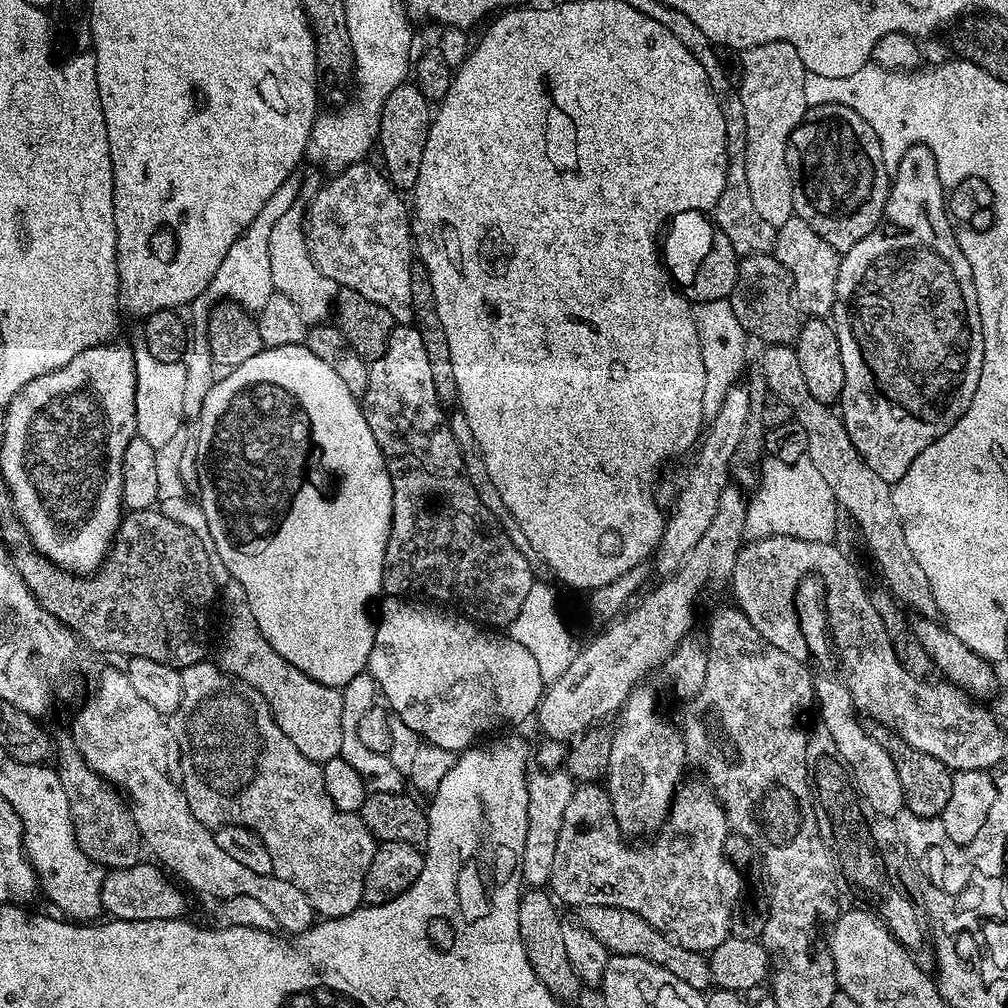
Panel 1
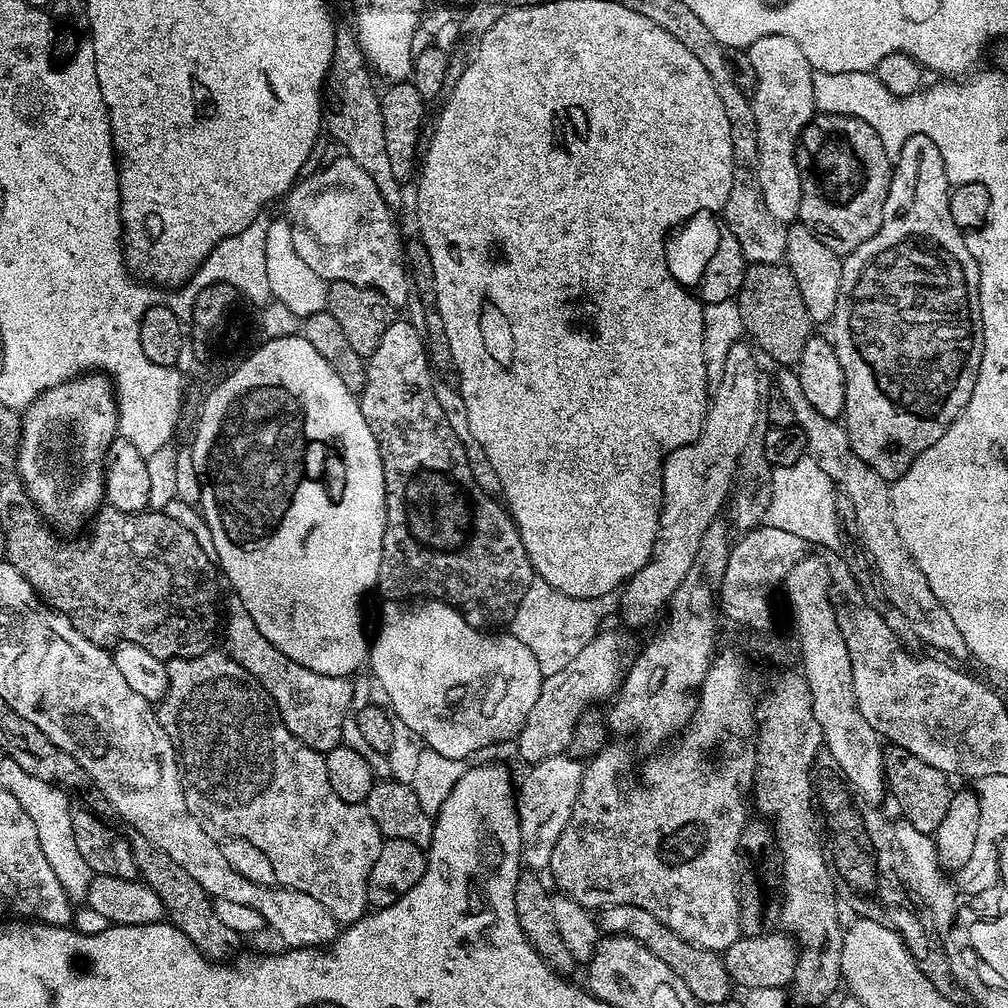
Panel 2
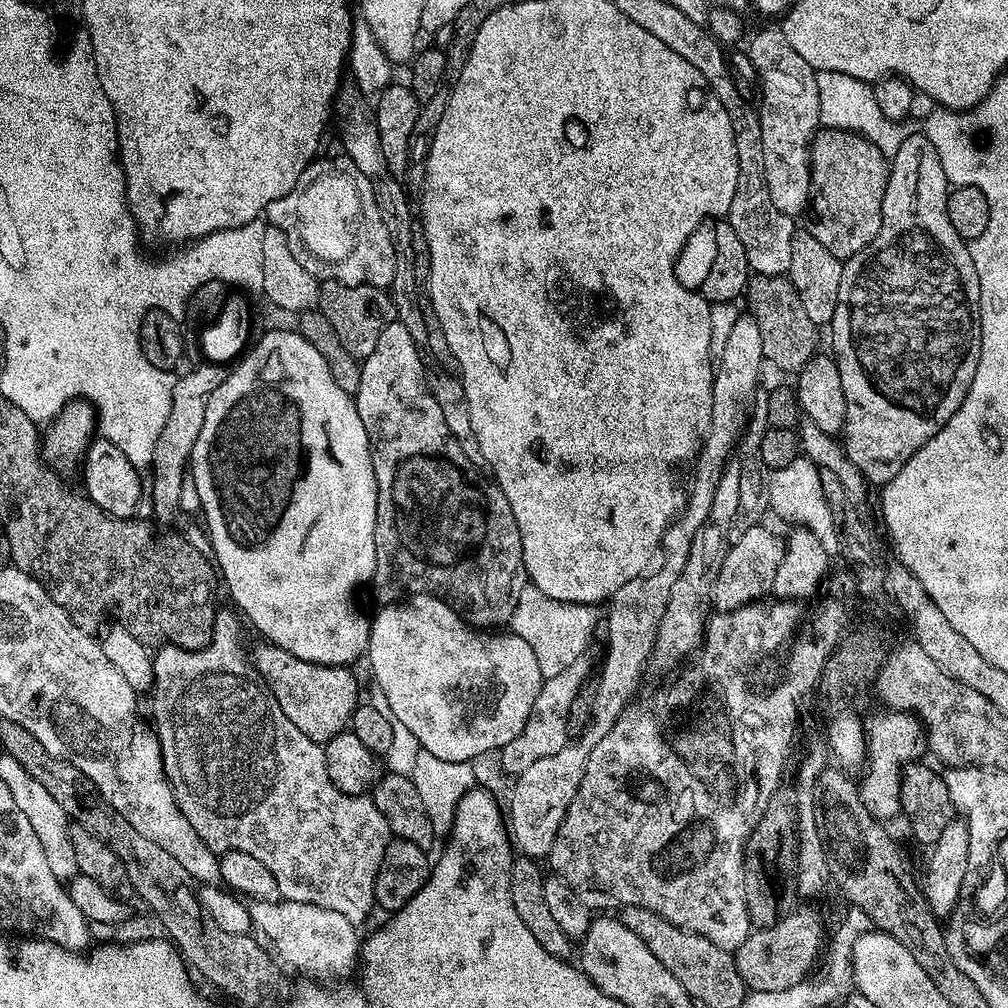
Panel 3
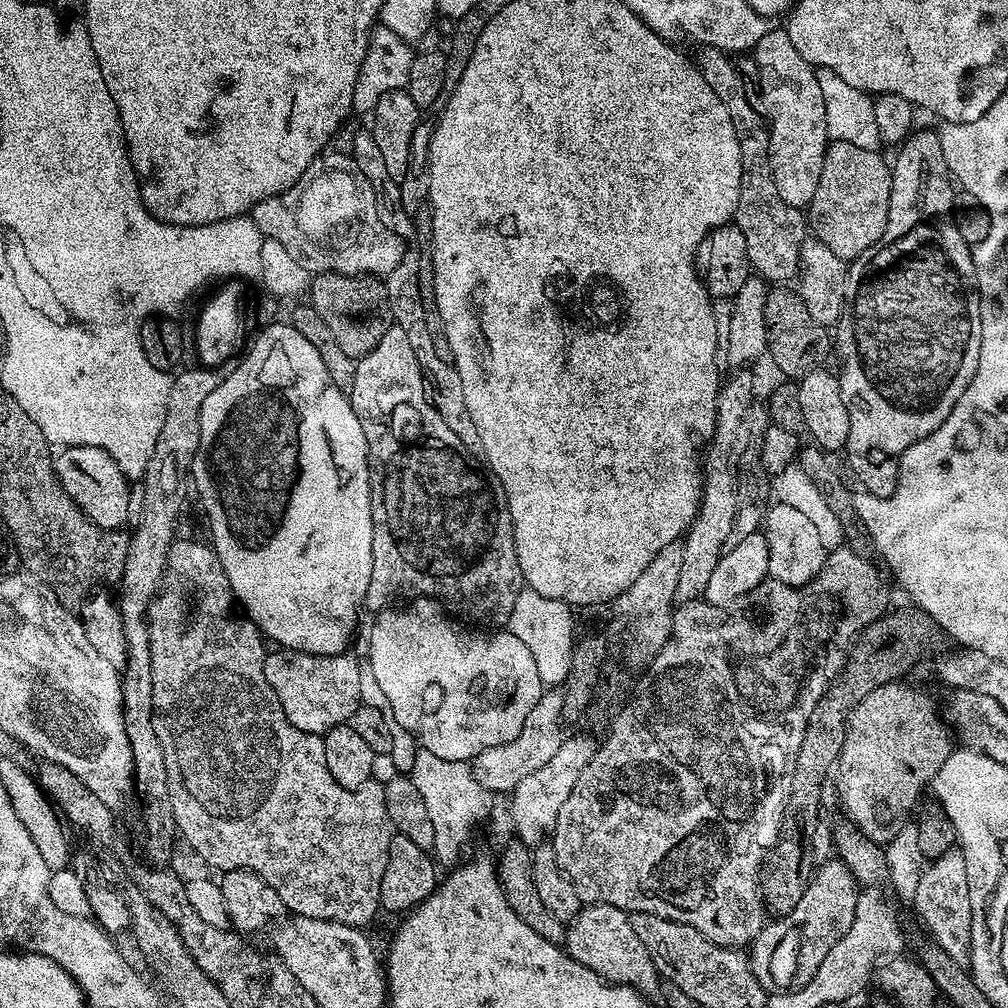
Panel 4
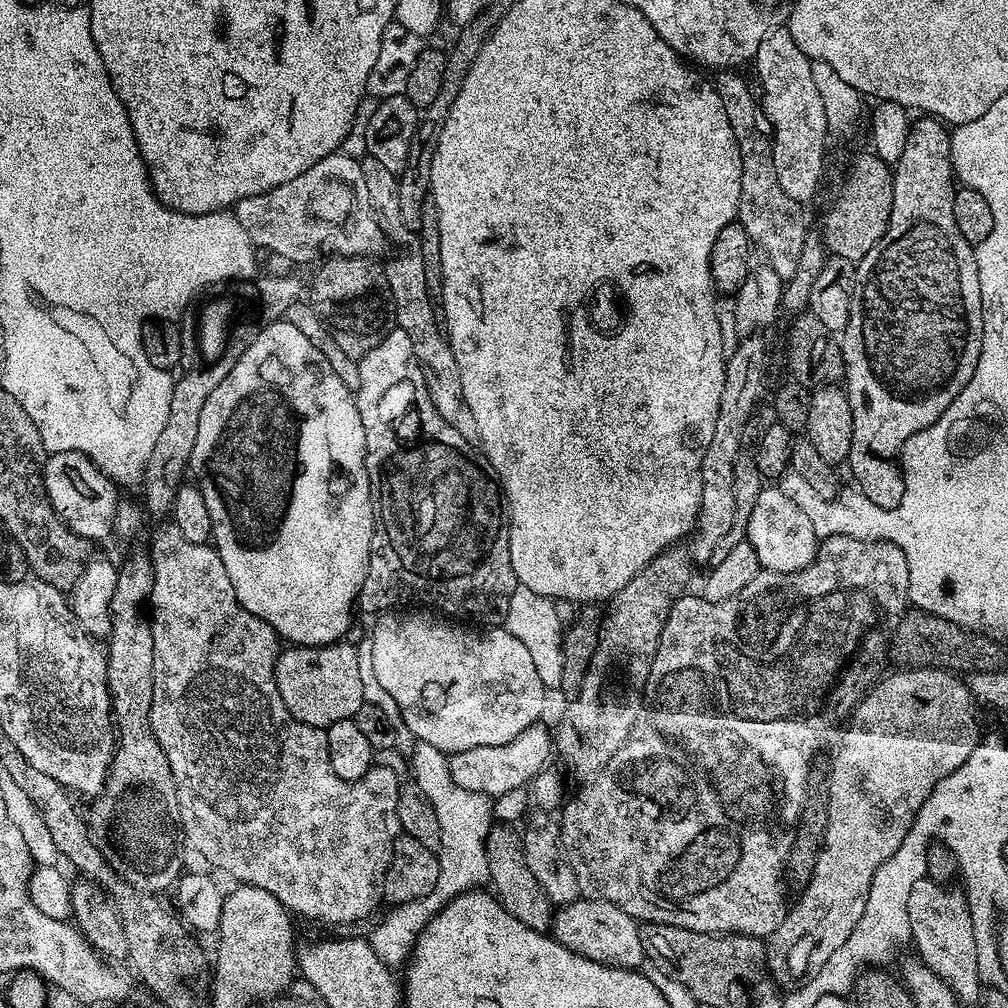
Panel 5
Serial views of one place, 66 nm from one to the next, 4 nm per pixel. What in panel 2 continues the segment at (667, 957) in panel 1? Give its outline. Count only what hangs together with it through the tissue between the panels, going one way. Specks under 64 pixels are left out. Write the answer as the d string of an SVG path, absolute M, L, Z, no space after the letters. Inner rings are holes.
M623 904L599 909L598 923L601 933L609 936L634 938L634 942L646 946L646 950L650 950L650 954L654 954L654 958L662 958L662 962L666 962L666 966L670 966L670 970L674 970L674 974L678 974L678 978L682 978L682 982L686 982L690 994L694 994L694 998L700 1001L701 1005L721 1003L733 995L734 985L726 970L721 953L711 952L702 946L694 946L690 942L686 942L678 934L674 934L674 930L670 930L670 926L658 922L658 918L654 918L654 914L642 910L642 906Z

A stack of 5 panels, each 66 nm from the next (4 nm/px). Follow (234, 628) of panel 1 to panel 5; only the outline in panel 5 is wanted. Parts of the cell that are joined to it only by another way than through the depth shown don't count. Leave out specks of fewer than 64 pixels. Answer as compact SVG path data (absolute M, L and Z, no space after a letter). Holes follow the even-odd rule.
M337 642L326 646L288 646L281 651L274 666L274 678L286 710L298 722L327 729L334 722L351 720L364 705L362 677L358 671L358 647Z

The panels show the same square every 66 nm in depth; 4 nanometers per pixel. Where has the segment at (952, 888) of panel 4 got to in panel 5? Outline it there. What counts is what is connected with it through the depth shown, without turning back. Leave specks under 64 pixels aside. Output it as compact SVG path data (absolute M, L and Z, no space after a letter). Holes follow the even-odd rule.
M931 878L914 883L909 898L910 940L912 944L916 943L915 955L933 974L942 978L950 990L954 990L961 1005L979 1005L982 985L978 974L978 946L974 946L974 926L968 898L963 891L960 892L955 892L947 883Z

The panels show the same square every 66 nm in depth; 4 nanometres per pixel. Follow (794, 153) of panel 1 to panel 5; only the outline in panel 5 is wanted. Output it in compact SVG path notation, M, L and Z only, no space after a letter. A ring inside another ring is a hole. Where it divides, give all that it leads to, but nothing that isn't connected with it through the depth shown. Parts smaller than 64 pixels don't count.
M865 150L861 156L852 160L832 205L824 212L824 247L840 260L858 262L886 234L890 222L890 210L894 206L894 186L892 185L893 169L882 158Z

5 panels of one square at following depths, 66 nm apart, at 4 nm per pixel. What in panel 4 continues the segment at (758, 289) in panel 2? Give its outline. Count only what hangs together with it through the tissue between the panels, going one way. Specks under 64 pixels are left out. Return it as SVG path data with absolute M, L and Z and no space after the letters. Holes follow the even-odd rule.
M773 287L766 298L767 355L772 356L777 370L784 375L781 377L796 382L811 368L825 363L824 355L830 352L830 332L810 318L810 310L806 310L804 301L795 291L787 292L784 288L787 287Z

